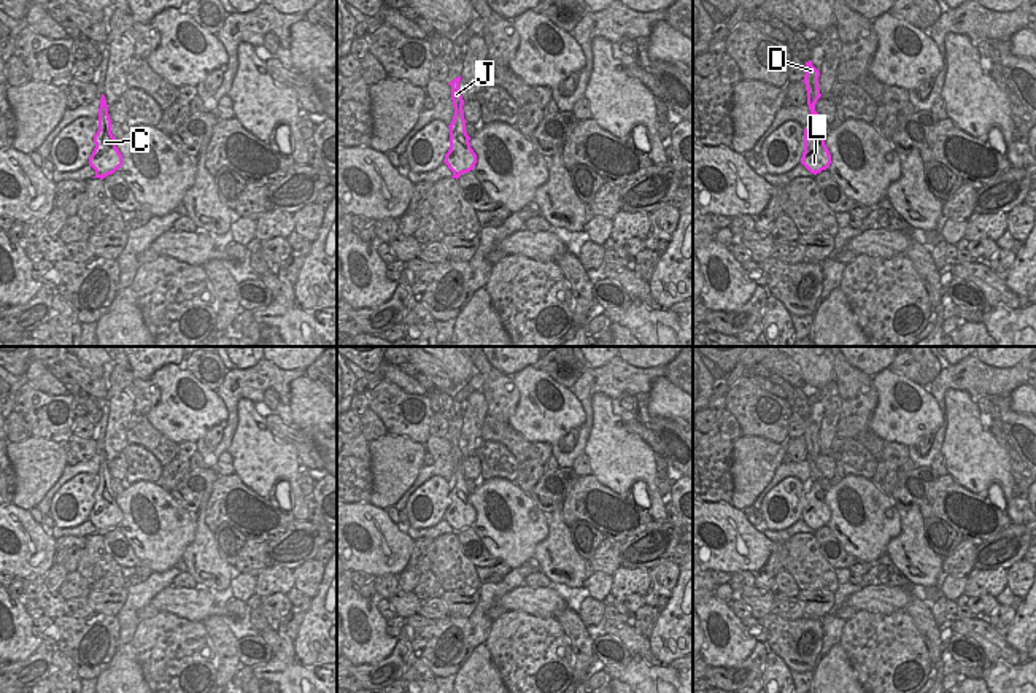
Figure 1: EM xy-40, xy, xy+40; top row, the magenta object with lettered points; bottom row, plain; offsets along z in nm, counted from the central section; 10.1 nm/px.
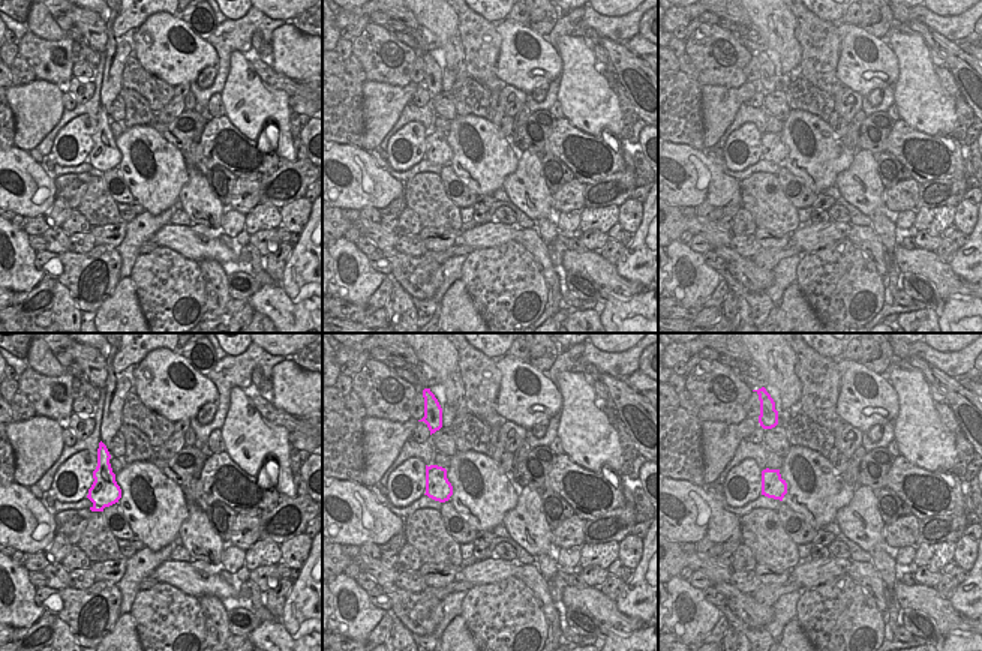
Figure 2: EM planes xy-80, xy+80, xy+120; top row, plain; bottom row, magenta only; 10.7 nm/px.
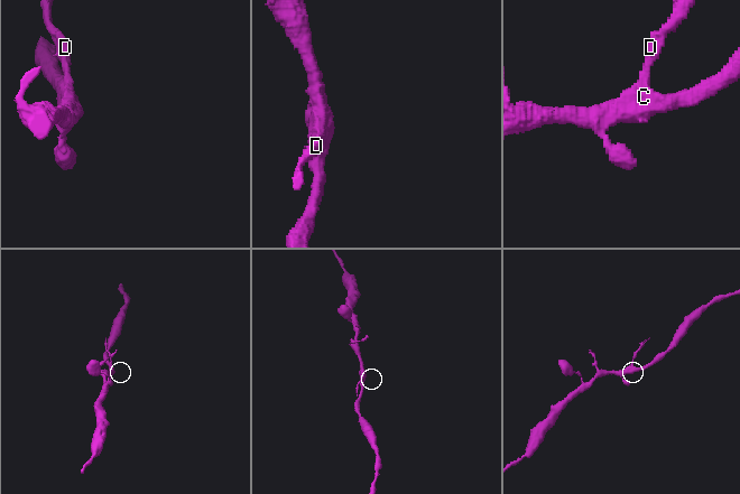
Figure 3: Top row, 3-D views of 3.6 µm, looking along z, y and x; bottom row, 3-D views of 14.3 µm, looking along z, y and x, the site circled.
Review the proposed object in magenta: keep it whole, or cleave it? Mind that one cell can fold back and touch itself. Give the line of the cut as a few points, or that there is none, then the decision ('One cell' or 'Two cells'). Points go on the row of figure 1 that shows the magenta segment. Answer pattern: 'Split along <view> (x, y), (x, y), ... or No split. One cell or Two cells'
Split along xy (458, 102), (455, 113). Two cells.

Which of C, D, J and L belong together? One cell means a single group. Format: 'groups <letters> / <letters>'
groups C L / D J

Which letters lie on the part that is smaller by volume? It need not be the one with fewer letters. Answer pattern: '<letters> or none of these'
D, J

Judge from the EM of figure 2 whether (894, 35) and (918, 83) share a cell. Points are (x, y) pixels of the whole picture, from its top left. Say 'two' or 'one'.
one

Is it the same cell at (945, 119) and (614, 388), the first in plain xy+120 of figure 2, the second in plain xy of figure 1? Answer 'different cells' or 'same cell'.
different cells

